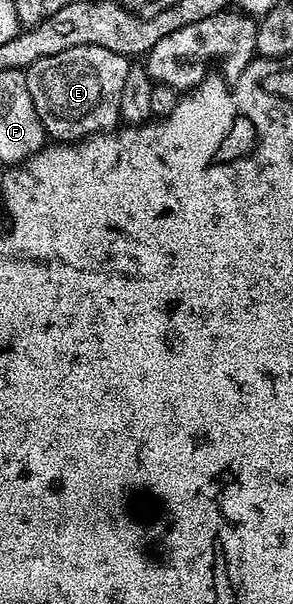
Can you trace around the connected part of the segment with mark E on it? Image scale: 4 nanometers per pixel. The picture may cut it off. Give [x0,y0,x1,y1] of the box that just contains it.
[25,46,131,142]

